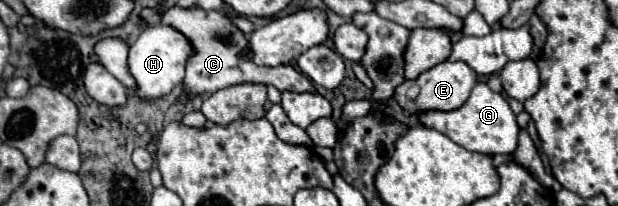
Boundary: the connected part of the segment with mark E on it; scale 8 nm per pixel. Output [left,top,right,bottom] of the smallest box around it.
[393,61,477,117]

